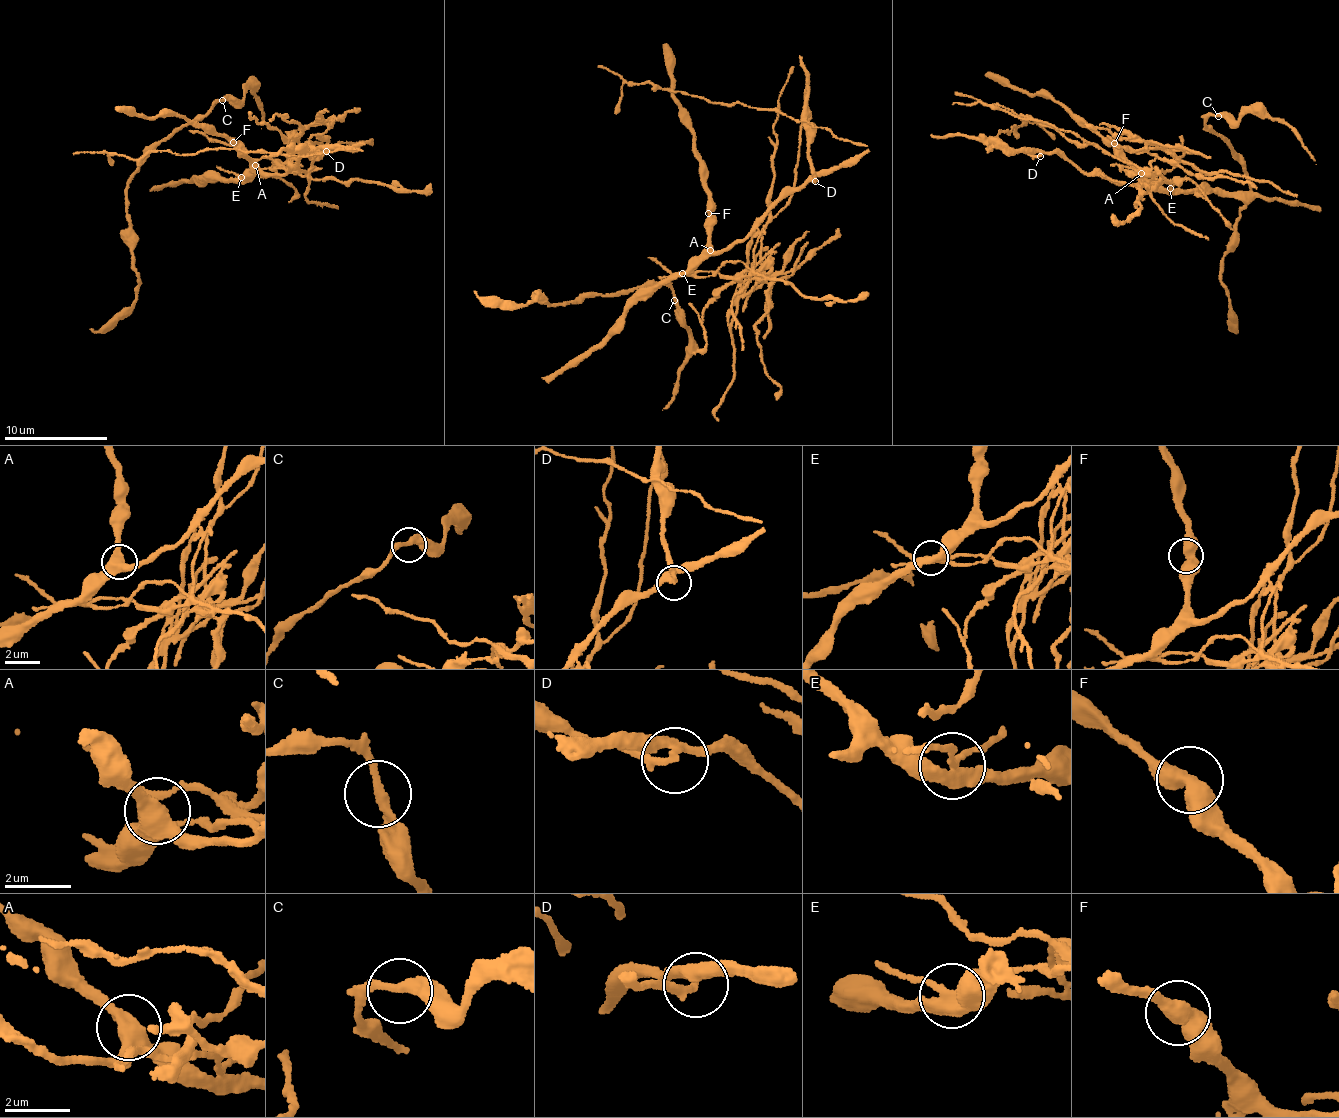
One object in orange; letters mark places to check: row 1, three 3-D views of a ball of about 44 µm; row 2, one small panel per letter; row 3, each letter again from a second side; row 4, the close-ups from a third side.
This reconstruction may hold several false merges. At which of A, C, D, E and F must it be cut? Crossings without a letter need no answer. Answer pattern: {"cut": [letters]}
{"cut": ["D", "E"]}

